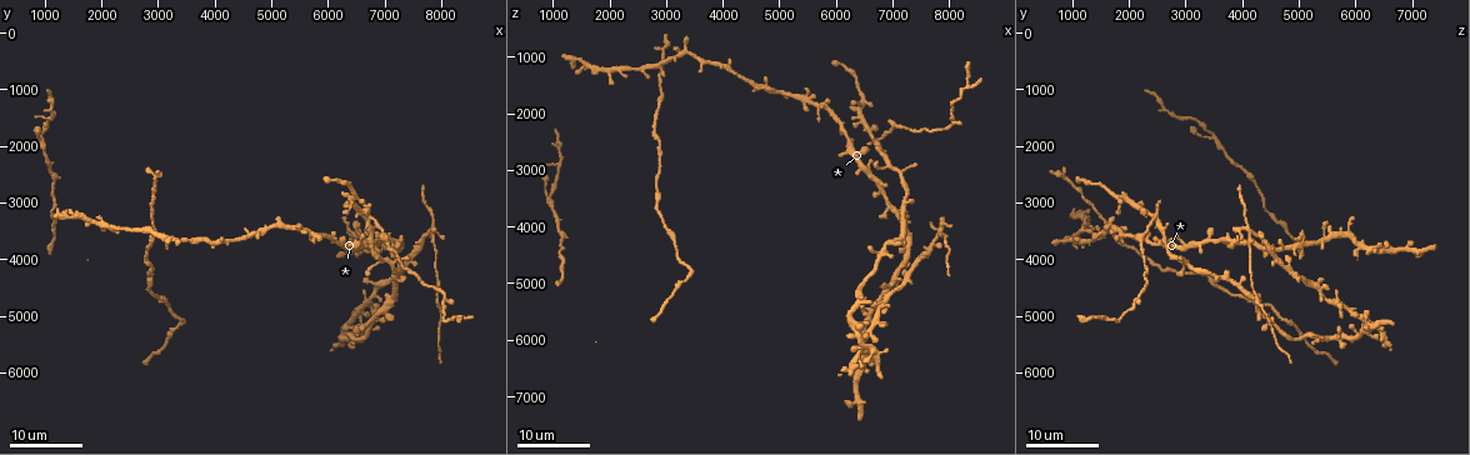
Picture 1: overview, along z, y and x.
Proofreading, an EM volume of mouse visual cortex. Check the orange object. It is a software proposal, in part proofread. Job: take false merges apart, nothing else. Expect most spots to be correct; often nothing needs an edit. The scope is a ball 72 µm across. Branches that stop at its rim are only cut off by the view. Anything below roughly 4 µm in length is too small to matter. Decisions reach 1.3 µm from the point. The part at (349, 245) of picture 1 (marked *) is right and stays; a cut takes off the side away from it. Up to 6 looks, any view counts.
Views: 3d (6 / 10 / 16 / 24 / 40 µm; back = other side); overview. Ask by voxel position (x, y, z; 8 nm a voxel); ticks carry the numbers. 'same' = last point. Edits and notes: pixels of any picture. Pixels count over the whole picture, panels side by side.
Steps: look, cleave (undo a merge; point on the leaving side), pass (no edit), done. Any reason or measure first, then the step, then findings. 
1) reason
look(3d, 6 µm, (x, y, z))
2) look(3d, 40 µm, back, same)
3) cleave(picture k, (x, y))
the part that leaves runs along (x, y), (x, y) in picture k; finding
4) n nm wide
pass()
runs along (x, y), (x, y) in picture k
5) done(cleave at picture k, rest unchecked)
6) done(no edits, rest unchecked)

branch point
look(3d, 24 µm, (7300, 4200, 4850))

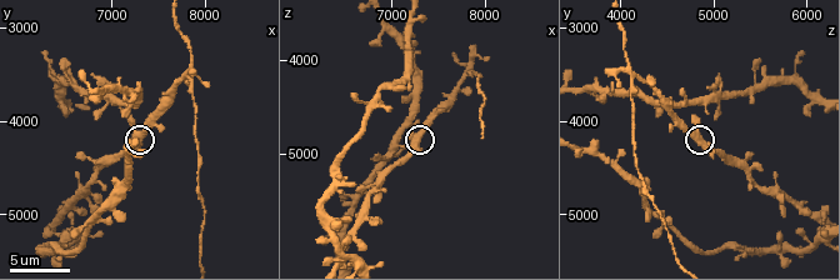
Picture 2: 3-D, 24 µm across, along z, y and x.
zoom in
look(3d, 10 µm, (7350, 4150, 4800))

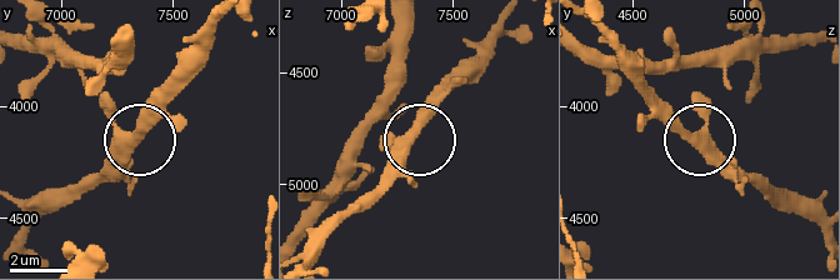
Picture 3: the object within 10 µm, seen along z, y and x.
side arm 30 µm
pass()
one neuron here

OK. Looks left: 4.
three arms meet
look(3d, 16 µm, (2900, 3450, 1150))

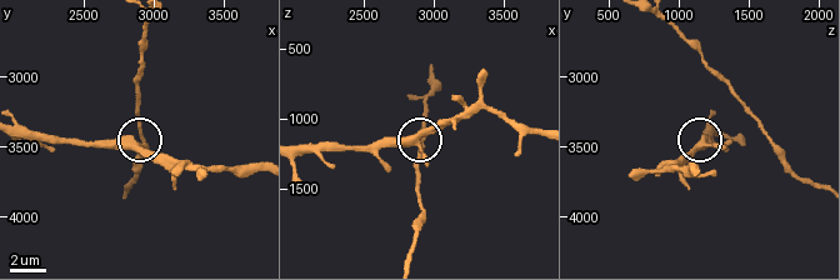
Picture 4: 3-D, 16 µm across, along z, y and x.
look(3d, 6 µm, (2860, 3480, 1180))

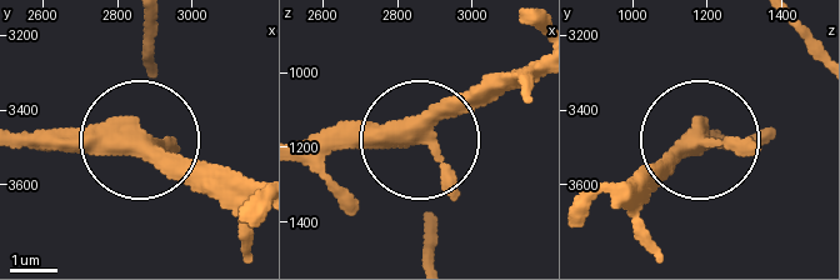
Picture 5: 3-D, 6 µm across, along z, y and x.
350 nm wide
pass()
runs along (534, 63), (475, 86), (403, 138), (300, 138) in picture 5; all the same neuron

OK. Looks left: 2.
done(no edits, rest unchecked)

